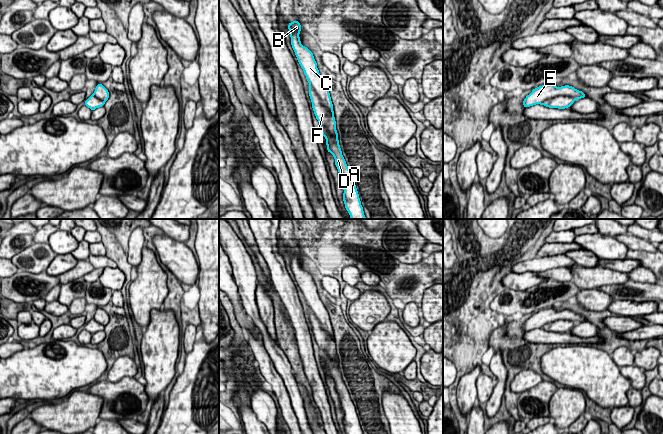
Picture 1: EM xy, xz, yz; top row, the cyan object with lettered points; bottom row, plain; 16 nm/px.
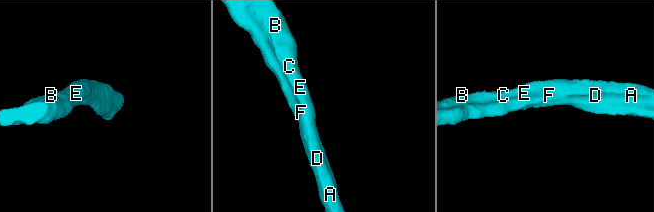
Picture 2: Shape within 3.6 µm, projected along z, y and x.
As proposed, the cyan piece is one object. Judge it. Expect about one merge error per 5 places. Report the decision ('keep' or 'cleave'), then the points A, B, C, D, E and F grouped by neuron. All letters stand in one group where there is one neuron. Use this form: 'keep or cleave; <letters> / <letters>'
cleave; A B C D E / F

